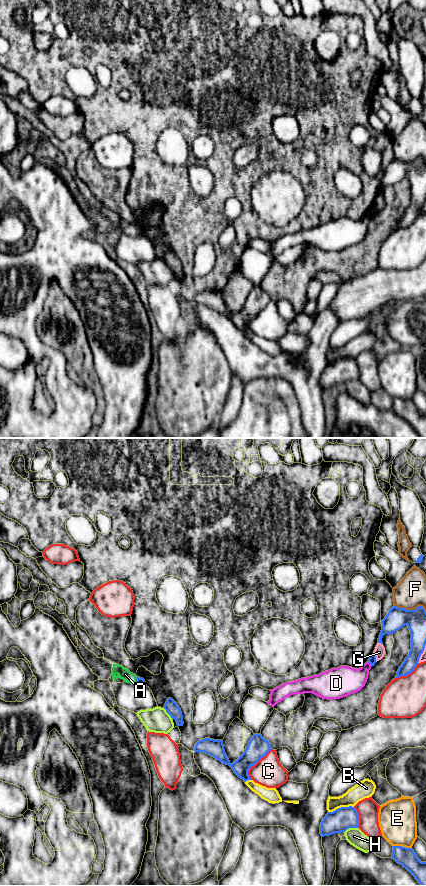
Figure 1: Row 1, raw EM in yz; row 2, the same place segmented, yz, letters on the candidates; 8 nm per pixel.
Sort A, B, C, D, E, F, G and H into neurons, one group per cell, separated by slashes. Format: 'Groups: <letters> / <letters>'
Groups: A / B / C / D / E H / F / G

